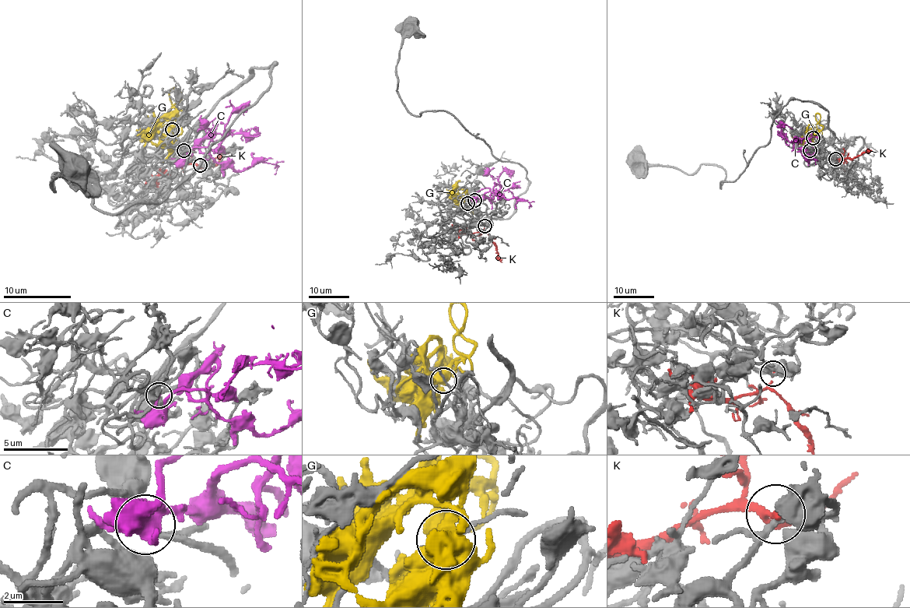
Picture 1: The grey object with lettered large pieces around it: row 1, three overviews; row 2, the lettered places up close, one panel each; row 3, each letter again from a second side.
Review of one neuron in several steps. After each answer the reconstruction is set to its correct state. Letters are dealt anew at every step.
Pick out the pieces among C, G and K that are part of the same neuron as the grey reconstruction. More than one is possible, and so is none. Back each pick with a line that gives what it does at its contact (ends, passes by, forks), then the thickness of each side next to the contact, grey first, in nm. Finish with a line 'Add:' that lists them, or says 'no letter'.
C: it ends there; 240 nm thick on the grey side, 240 nm on the other
Add: C

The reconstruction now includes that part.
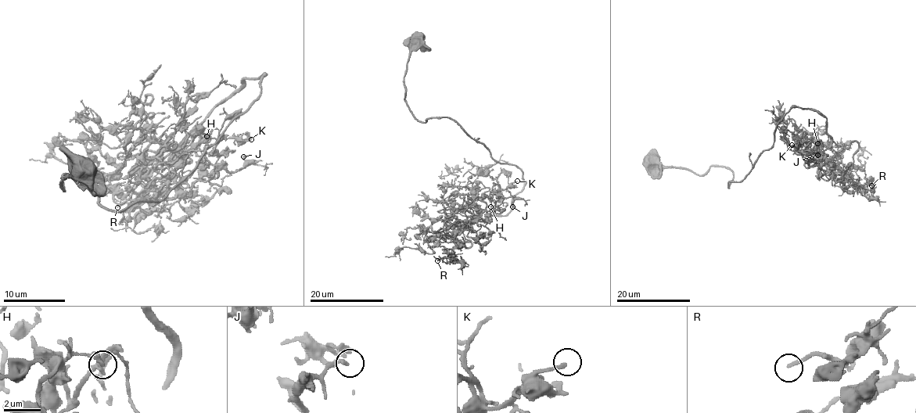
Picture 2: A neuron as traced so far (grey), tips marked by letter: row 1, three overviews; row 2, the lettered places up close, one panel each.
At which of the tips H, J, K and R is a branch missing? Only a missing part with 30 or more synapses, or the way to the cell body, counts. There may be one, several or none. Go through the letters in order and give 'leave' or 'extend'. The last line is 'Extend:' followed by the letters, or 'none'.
H: leave
J: leave
K: leave
R: extend
Extend: R

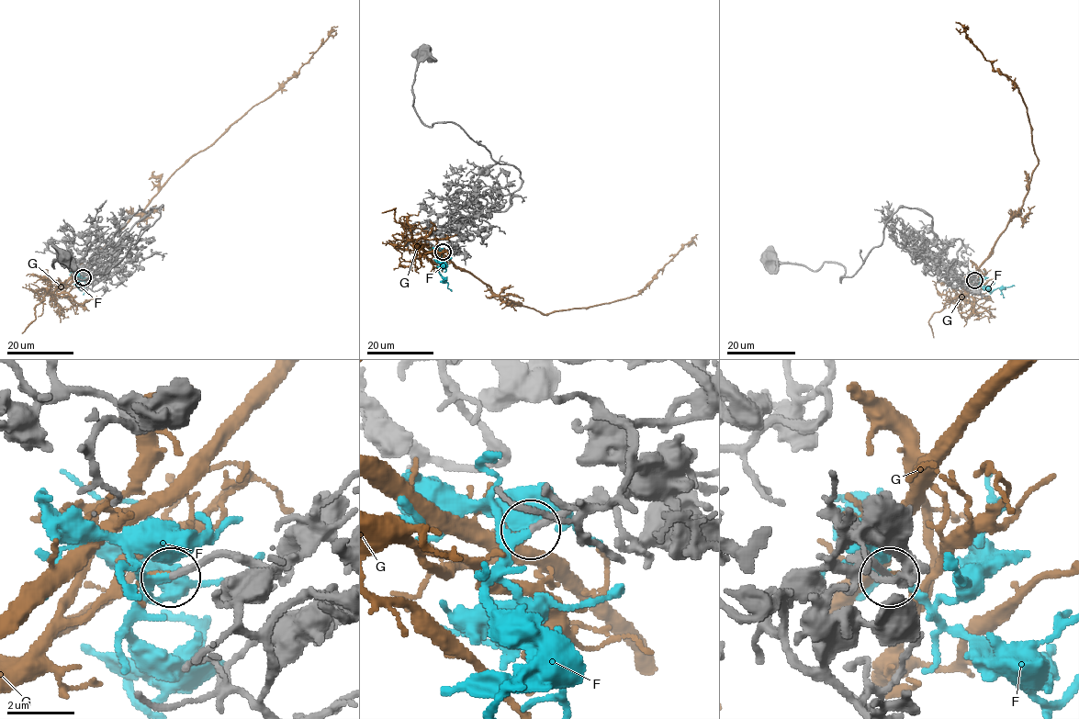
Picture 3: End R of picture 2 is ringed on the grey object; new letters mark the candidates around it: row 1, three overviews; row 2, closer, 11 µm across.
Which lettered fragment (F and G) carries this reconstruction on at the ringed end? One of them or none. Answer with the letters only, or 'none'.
F

